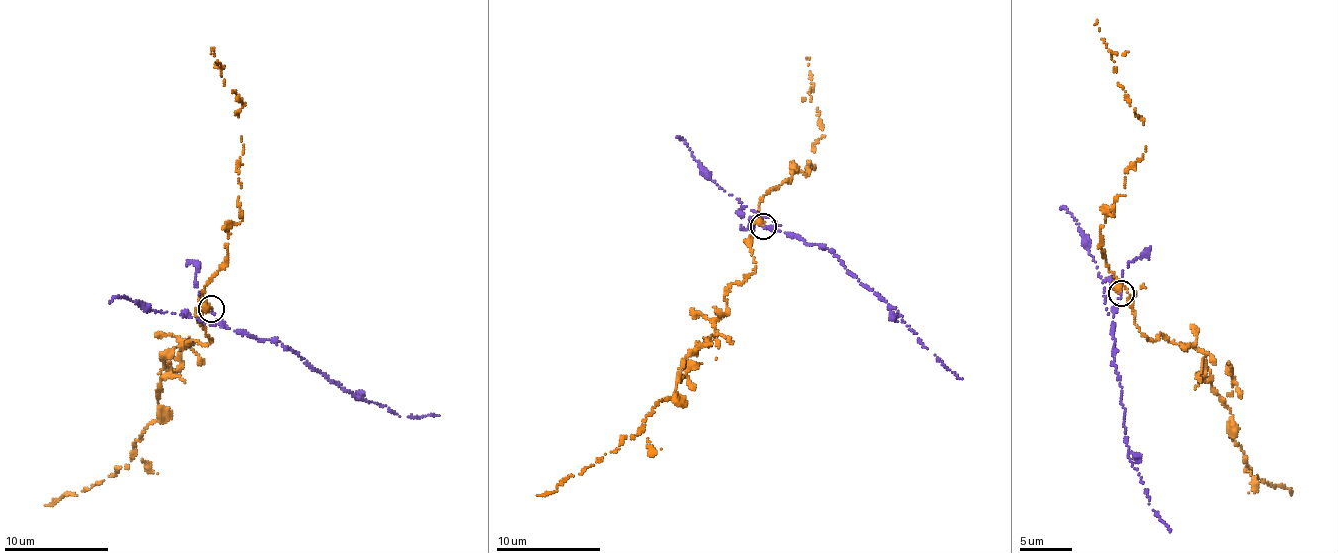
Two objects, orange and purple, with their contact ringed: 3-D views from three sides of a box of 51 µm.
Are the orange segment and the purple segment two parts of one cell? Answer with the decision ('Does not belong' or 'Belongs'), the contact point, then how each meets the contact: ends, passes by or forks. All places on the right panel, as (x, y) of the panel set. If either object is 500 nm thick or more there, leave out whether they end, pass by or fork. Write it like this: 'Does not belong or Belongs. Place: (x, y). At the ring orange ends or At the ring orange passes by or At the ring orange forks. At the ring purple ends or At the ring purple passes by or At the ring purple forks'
Does not belong. Place: (1121, 293). At the ring orange passes by. At the ring purple ends

